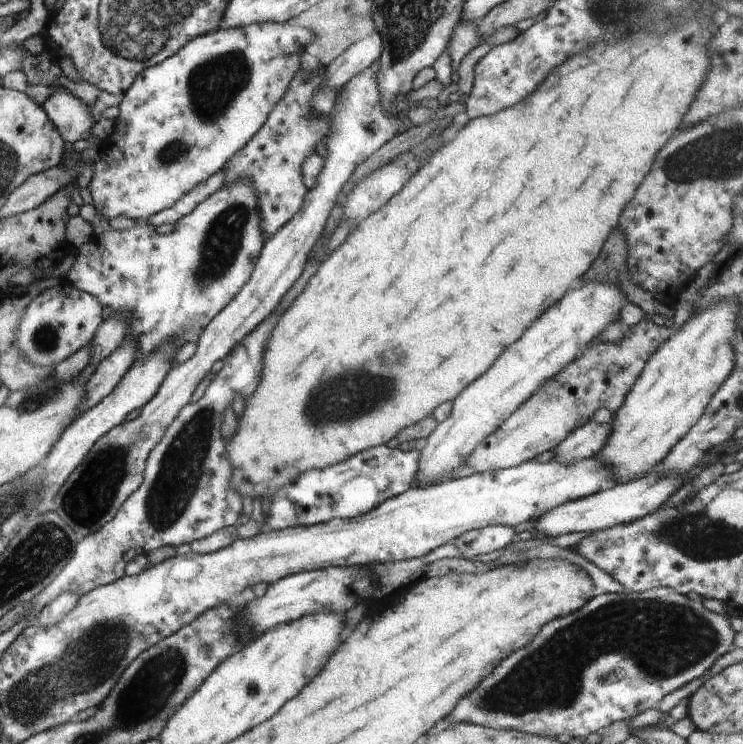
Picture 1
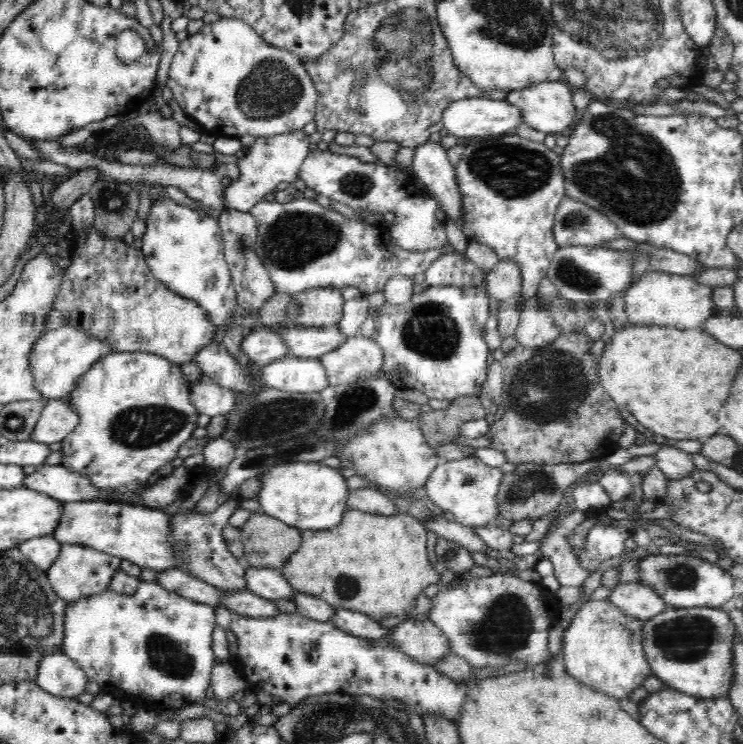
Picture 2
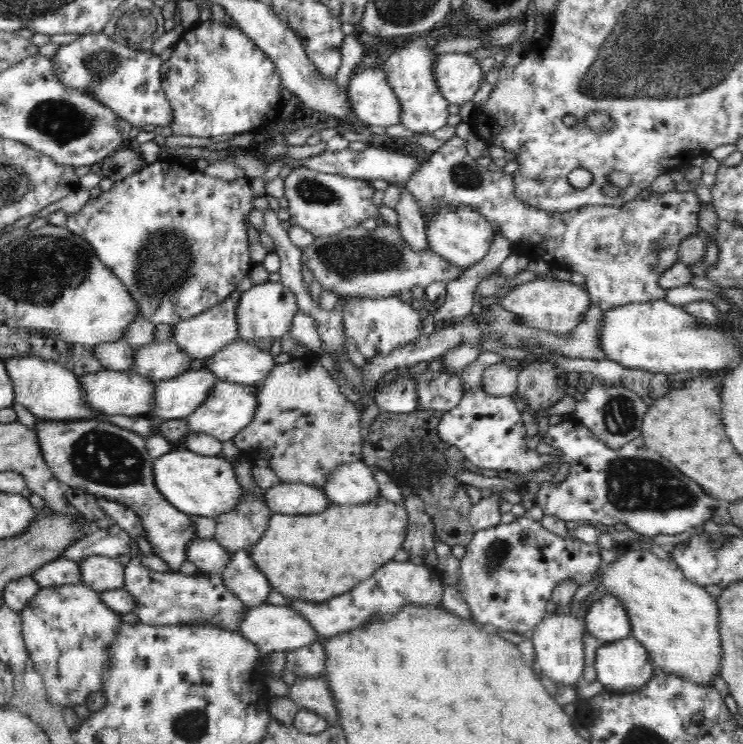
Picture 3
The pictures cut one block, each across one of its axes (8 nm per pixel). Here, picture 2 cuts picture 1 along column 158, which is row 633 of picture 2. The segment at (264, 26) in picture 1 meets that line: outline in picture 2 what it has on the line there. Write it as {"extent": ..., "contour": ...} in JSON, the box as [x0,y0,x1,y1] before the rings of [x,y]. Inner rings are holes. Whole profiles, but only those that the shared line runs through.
{"extent":[63,581,218,714],"contour":[[[141,581],[136,589],[136,593],[132,594],[132,596],[108,590],[102,592],[102,594],[84,597],[82,600],[78,600],[78,602],[67,602],[67,604],[63,654],[74,660],[74,663],[86,674],[88,682],[98,684],[100,693],[111,693],[118,700],[121,698],[130,698],[136,705],[144,706],[146,710],[153,710],[157,714],[175,708],[186,708],[186,706],[198,704],[198,702],[206,697],[206,688],[210,686],[212,670],[214,670],[214,666],[218,663],[212,653],[212,633],[217,624],[215,620],[216,608],[208,604],[192,601],[190,598],[179,596],[177,593],[168,592],[160,584],[156,584],[156,581]]]}

